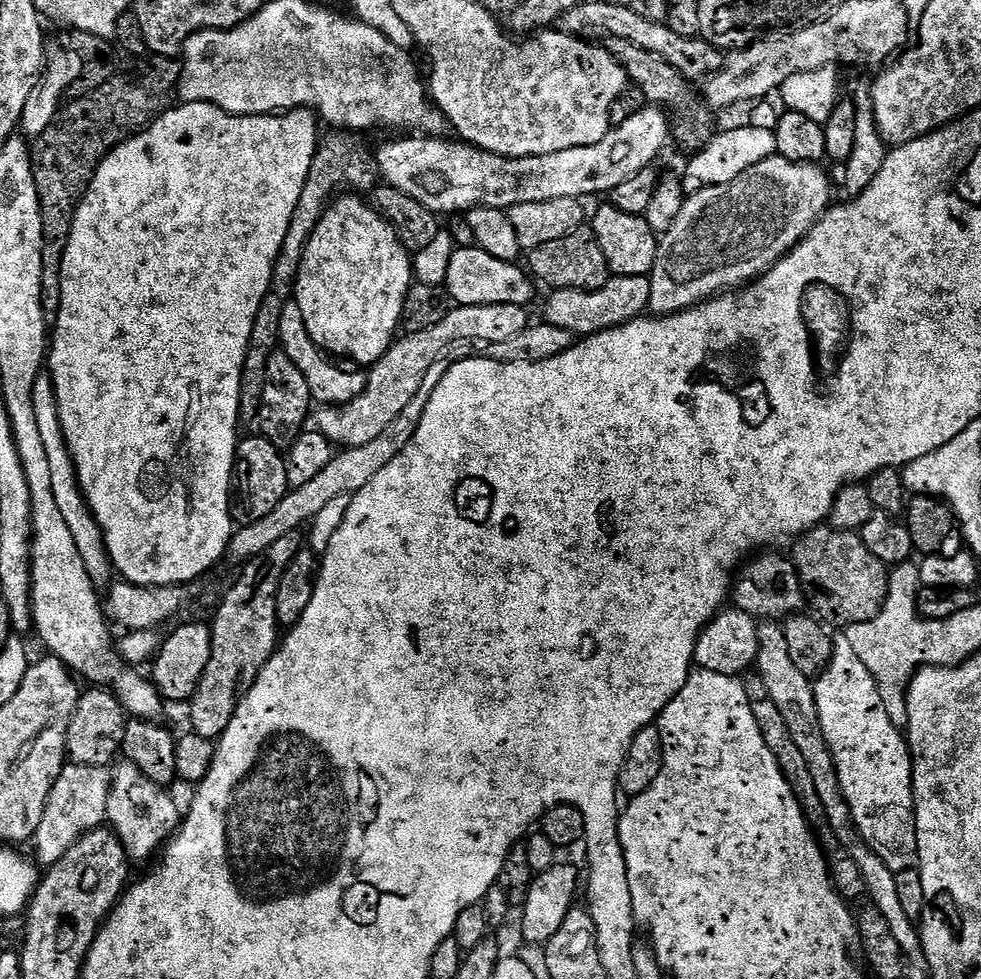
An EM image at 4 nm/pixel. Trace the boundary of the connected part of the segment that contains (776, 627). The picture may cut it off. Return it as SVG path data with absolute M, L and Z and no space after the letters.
M764 622L758 630L758 658L754 665L755 671L765 682L770 692L771 701L778 706L779 713L783 715L787 729L790 730L790 738L798 746L799 753L806 758L807 769L814 778L814 787L818 790L824 807L824 820L832 828L841 849L846 856L858 864L861 877L865 879L868 890L867 897L872 900L871 904L875 911L884 915L886 922L890 925L890 931L894 934L898 946L904 951L905 957L919 957L922 949L920 947L920 929L917 921L910 919L898 899L898 882L896 872L874 854L871 844L867 844L860 837L860 830L856 827L854 813L846 802L846 789L838 782L838 770L832 757L830 746L824 737L824 731L820 725L820 715L816 705L816 689L813 681L802 670L798 670L797 664L790 658L790 650L786 643L784 625L780 622Z

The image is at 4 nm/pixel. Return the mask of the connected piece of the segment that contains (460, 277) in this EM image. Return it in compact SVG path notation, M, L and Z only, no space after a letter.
M475 246L457 247L454 258L450 260L450 270L446 270L446 282L443 287L447 288L453 305L462 308L495 304L528 306L531 305L532 295L535 294L537 285L533 277L523 267L520 269L520 266L519 263L510 260L494 258L494 254L486 254L486 250Z

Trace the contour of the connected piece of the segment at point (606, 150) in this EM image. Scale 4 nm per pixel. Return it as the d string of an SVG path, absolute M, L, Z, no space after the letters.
M659 106L643 107L638 110L636 108L622 126L617 128L609 127L608 133L602 138L602 142L594 142L590 146L574 146L570 150L558 150L558 154L542 154L541 156L527 156L526 158L513 160L511 156L496 156L492 152L483 152L481 148L473 148L471 144L457 142L455 139L452 139L452 141L448 140L449 138L425 138L423 135L416 134L411 137L413 140L392 140L389 144L382 145L380 149L375 149L376 167L383 183L390 185L392 188L402 190L402 194L410 194L410 198L414 198L414 202L422 202L422 206L426 206L437 214L466 214L471 208L503 208L507 210L518 206L522 202L542 202L543 200L553 200L554 198L580 200L585 198L584 196L596 196L599 192L611 194L614 186L622 186L622 182L626 182L626 178L634 178L634 174L638 174L638 170L646 170L653 167L657 163L655 160L659 158L660 151L668 144L669 113Z

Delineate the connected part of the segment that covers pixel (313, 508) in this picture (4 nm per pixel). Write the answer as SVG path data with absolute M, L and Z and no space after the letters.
M443 359L436 360L434 366L430 366L430 370L426 372L426 378L422 381L422 387L418 390L418 394L414 394L414 402L410 402L410 406L406 406L406 410L402 410L402 414L398 414L398 418L390 422L390 426L386 426L384 433L374 438L374 442L366 442L366 446L354 446L337 451L333 455L330 466L320 471L318 478L306 482L306 486L289 490L282 498L282 502L274 506L272 513L266 514L266 518L237 527L233 531L231 542L228 543L227 559L240 560L239 562L253 560L258 554L270 550L270 546L274 546L278 538L299 533L301 531L299 528L303 524L308 524L315 516L322 515L335 500L343 501L351 497L353 492L362 490L362 486L370 486L370 481L385 466L390 466L390 462L394 462L394 458L410 442L410 438L414 438L416 424L422 422L422 414L426 414L426 402L430 402L430 394L434 394L434 390L442 382L445 367Z

